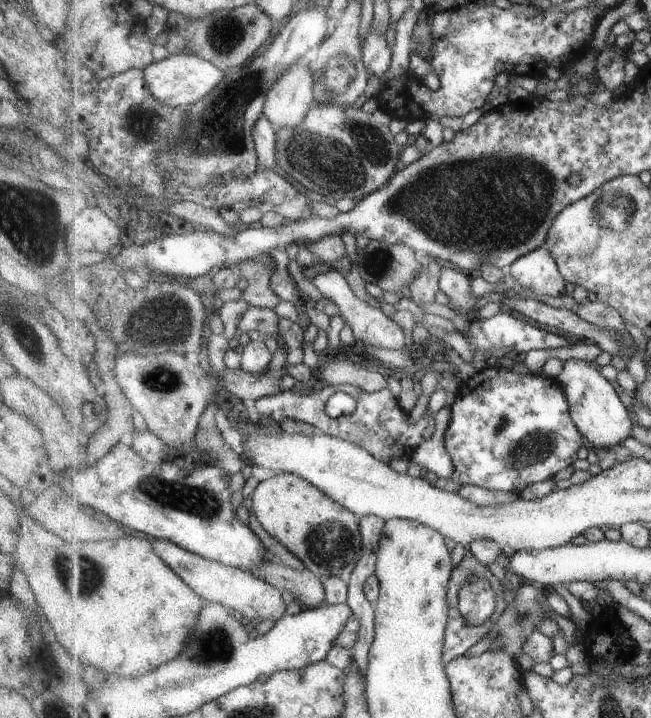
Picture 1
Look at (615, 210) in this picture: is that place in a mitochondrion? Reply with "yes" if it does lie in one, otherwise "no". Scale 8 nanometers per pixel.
yes

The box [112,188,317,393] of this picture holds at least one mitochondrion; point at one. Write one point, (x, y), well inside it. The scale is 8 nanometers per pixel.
(165, 319)

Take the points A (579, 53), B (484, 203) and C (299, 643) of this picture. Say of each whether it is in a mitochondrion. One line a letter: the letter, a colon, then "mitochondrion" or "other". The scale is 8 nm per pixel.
A: other
B: mitochondrion
C: other

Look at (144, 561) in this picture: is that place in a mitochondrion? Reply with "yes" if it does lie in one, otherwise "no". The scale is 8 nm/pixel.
no

